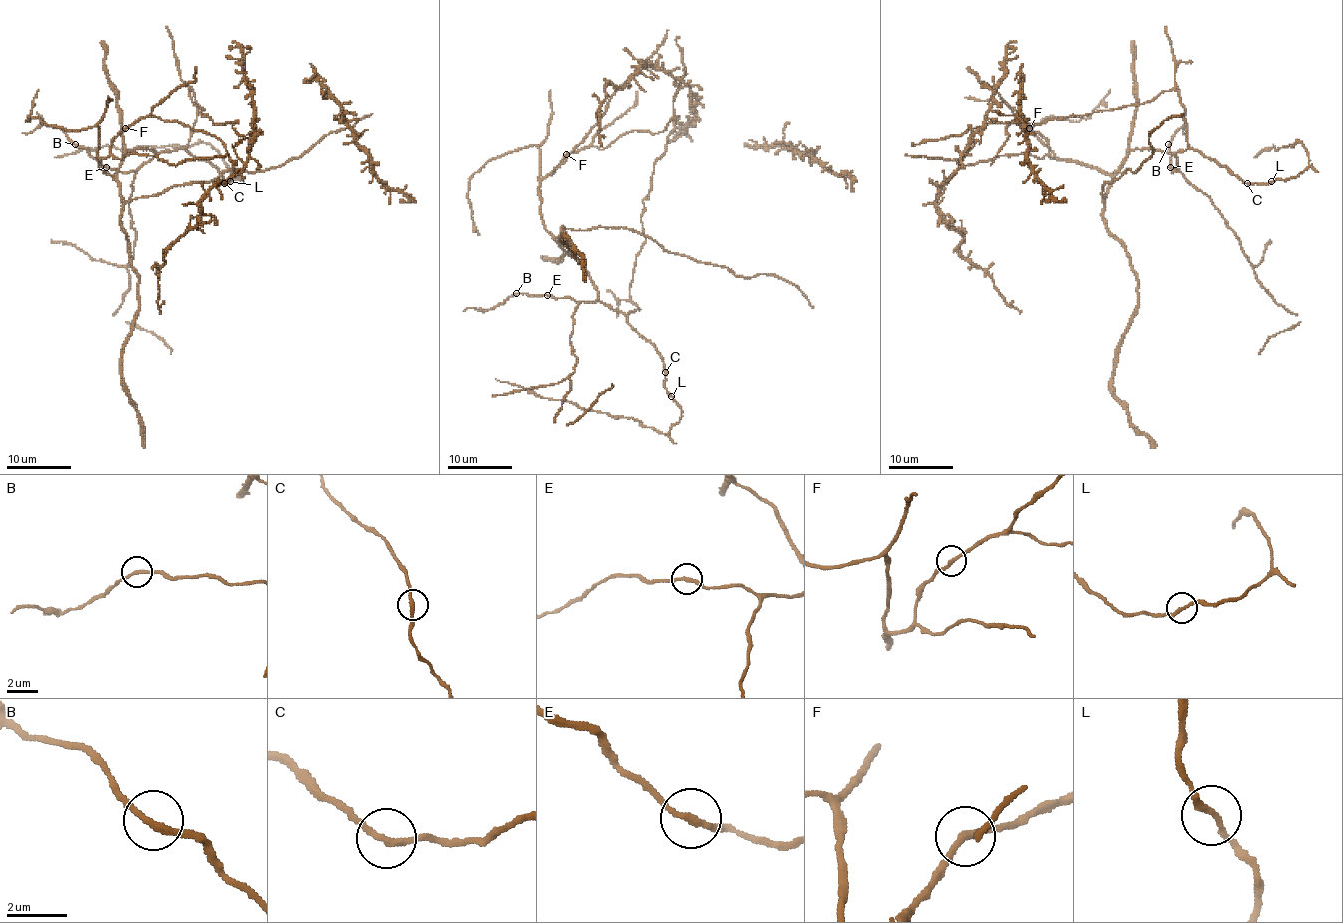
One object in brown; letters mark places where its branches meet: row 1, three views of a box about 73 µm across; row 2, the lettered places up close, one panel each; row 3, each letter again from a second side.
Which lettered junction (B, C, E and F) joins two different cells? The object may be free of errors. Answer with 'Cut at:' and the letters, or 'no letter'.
Cut at: no letter

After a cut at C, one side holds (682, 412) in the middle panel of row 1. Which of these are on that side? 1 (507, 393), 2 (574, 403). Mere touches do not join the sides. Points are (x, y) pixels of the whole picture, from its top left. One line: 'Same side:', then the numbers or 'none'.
Same side: 2

